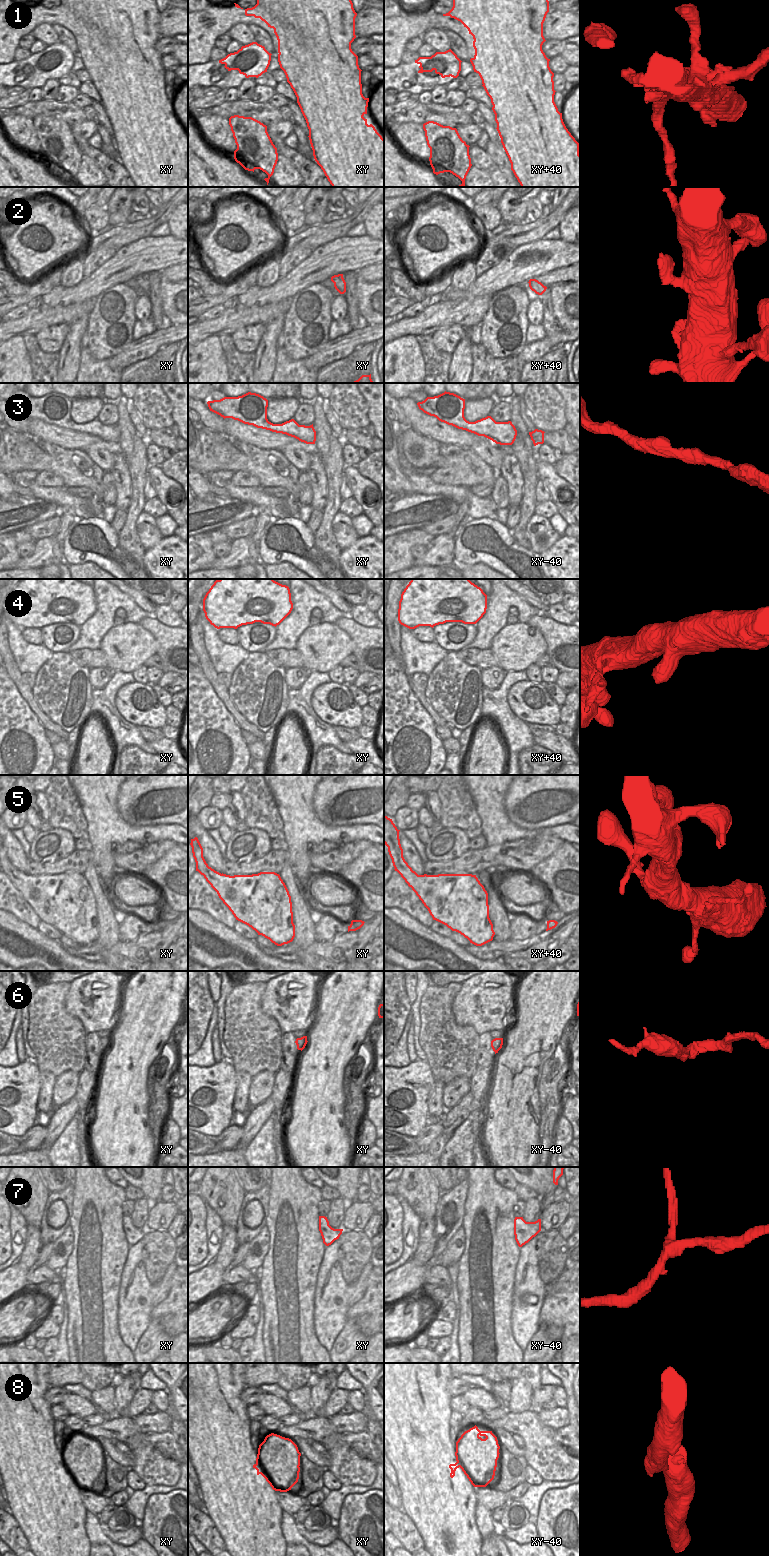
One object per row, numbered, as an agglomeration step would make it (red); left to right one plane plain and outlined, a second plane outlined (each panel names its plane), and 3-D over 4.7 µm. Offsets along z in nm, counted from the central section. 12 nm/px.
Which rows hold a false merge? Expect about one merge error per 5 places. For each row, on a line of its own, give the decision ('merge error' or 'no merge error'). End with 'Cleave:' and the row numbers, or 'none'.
1: merge error
2: no merge error
3: no merge error
4: no merge error
5: no merge error
6: no merge error
7: no merge error
8: no merge error
Cleave: 1

